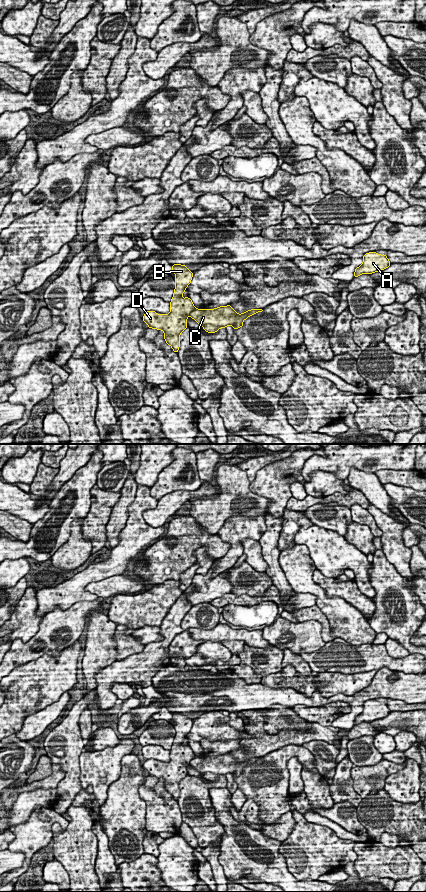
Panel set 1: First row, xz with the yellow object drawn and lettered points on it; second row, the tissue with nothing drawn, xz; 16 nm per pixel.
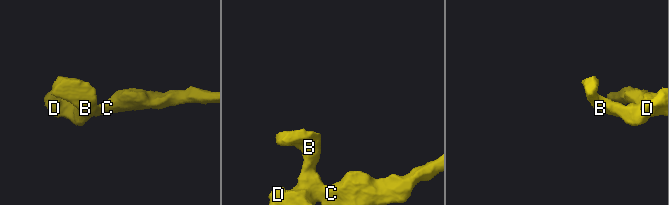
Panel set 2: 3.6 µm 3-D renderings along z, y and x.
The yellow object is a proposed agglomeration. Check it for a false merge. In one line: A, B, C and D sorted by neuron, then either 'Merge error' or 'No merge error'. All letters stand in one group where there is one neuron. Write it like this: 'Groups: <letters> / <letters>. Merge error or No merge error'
Groups: A C / B D. Merge error

